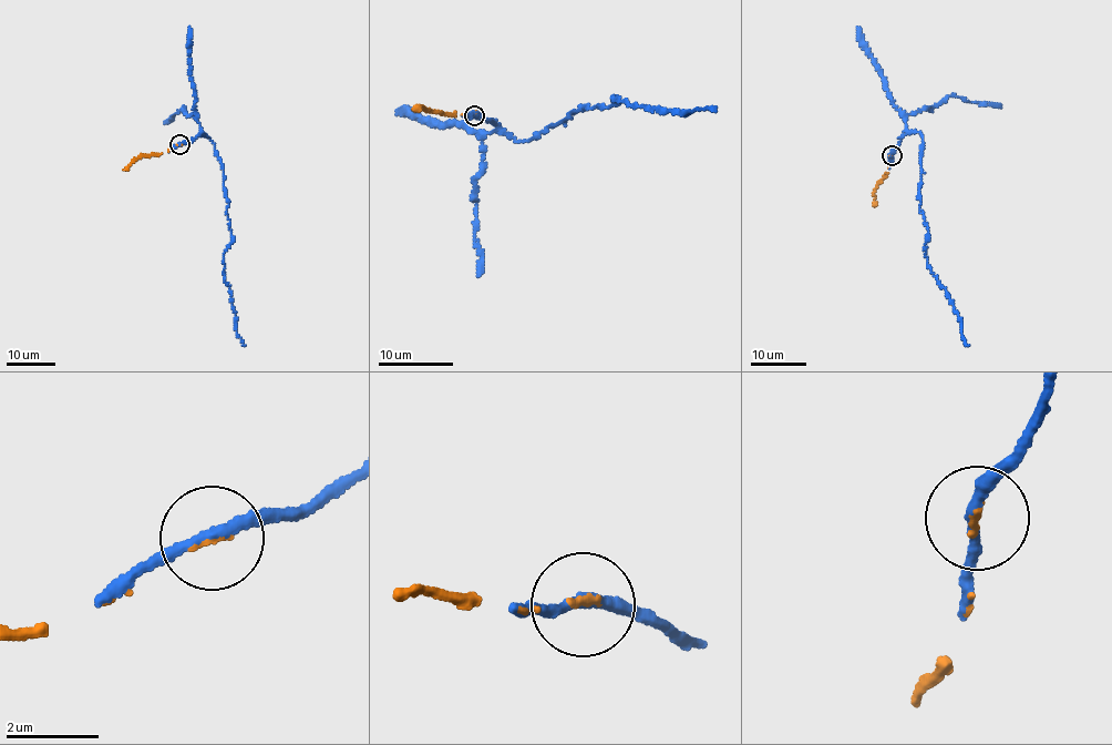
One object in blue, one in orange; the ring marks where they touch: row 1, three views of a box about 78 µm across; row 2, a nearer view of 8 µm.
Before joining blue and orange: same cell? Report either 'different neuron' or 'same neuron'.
same neuron

